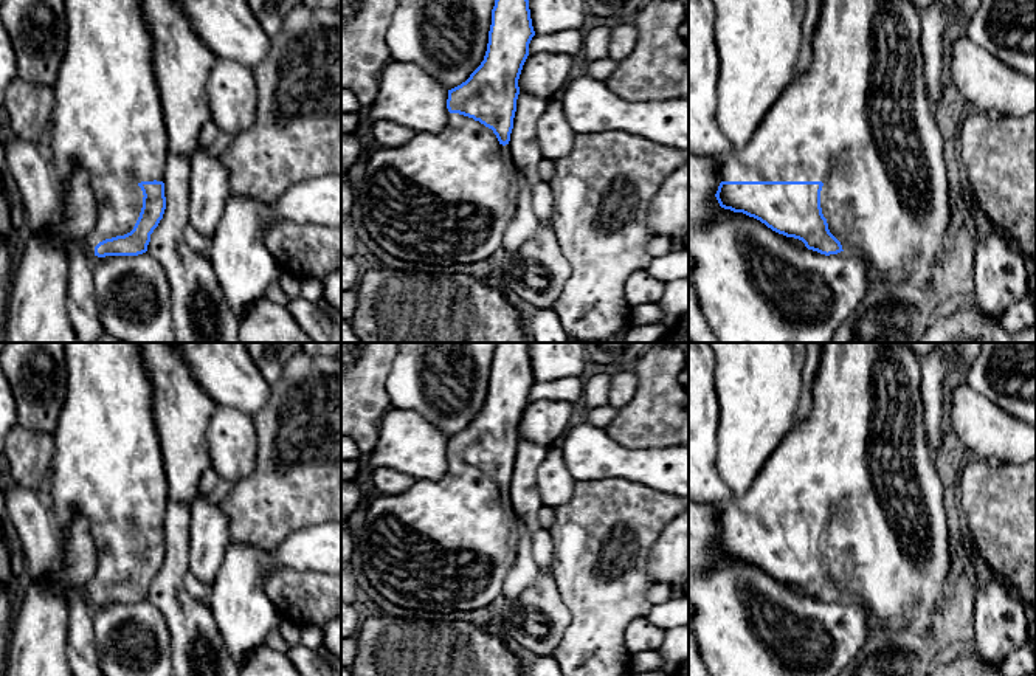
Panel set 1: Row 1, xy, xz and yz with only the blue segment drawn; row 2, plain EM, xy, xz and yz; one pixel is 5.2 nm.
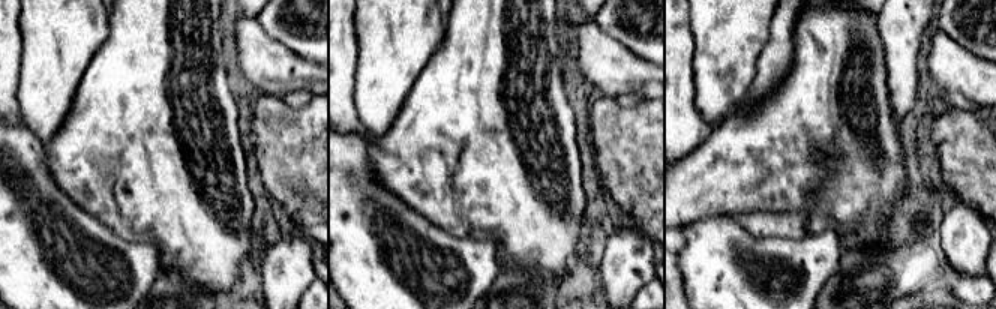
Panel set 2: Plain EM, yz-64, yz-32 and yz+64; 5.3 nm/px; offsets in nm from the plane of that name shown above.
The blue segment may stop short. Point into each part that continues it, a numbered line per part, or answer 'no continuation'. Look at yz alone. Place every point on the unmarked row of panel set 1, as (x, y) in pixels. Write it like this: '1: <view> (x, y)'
1: yz (858, 465)

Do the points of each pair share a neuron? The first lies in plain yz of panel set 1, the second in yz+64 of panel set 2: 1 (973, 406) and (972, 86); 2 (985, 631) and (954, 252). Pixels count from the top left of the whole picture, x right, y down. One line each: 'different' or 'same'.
1: same
2: same

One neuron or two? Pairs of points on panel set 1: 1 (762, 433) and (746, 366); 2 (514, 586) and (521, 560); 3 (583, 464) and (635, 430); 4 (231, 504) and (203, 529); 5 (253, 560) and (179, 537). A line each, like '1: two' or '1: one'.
1: one
2: one
3: two
4: two
5: two

